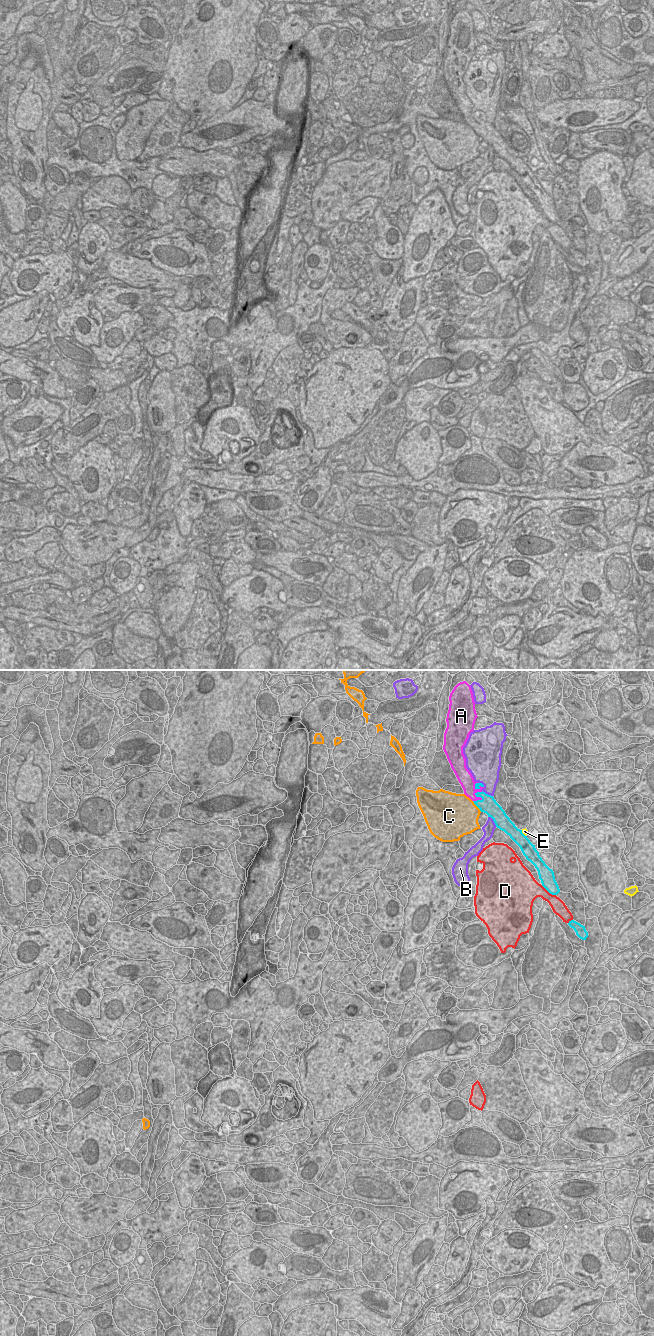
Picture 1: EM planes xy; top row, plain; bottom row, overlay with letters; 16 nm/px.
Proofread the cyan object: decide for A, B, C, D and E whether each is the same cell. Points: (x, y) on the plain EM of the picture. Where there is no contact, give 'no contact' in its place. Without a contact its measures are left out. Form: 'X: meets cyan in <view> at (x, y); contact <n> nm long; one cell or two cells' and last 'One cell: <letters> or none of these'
A: meets cyan in xy at (479, 124); contact 240 nm long; one cell
B: meets cyan in xy at (493, 148); contact 220 nm long; two cells
C: meets cyan in xy at (476, 133); contact 240 nm long; two cells
D: meets cyan in xy at (548, 219); contact 300 nm long; two cells
E: meets cyan in xy at (522, 161); contact 130 nm long; two cells
One cell: A

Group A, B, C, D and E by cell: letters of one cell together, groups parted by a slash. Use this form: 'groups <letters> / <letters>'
groups A / B / C / D / E

